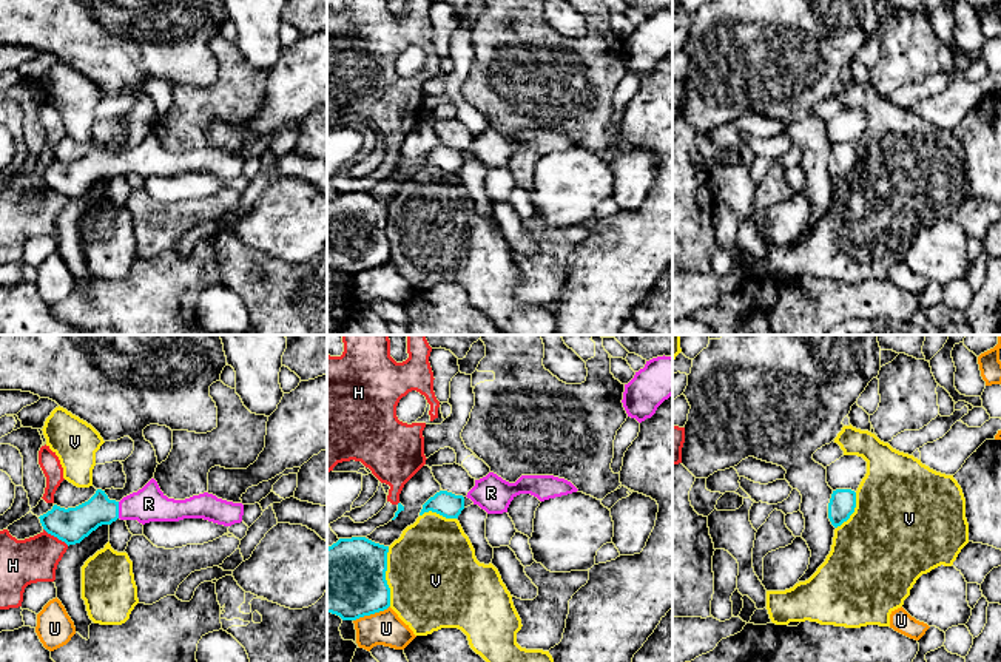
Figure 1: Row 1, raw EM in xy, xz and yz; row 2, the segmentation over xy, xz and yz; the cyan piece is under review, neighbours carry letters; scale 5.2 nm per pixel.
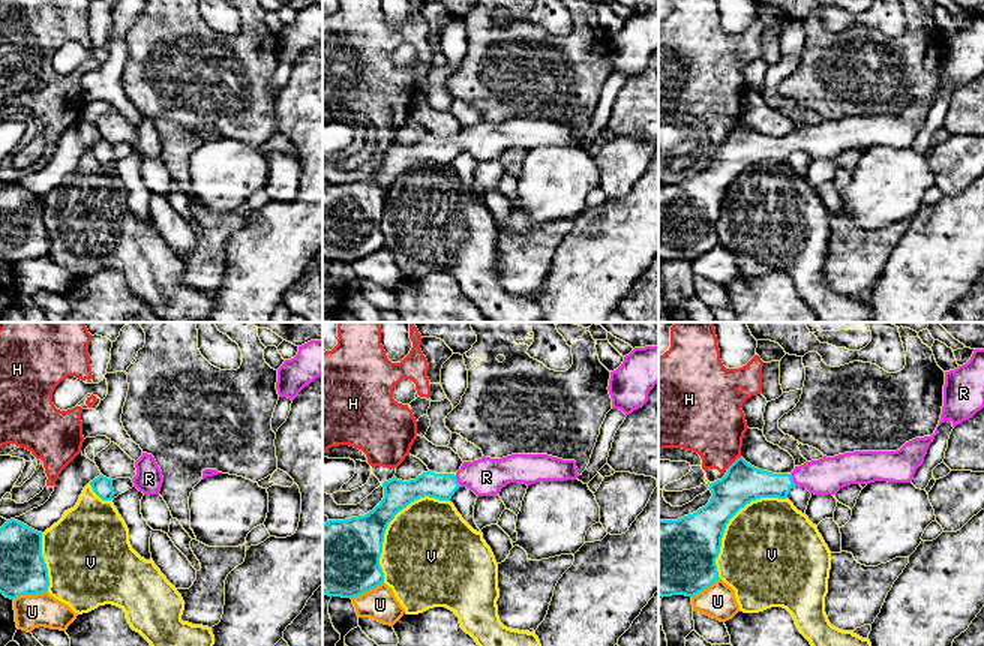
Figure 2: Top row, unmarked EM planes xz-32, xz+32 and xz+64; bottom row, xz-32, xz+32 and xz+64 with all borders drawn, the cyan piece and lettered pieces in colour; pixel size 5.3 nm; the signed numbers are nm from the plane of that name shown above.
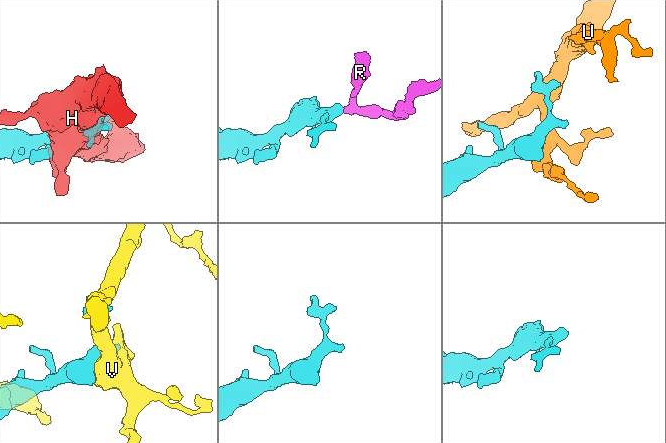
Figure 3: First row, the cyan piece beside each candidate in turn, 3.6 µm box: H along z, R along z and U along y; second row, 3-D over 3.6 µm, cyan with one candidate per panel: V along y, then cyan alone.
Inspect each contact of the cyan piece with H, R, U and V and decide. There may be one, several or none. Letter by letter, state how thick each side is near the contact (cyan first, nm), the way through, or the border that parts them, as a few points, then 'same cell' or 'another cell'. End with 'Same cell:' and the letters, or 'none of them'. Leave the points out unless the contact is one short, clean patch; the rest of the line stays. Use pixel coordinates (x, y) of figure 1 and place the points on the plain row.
H: calibres 180 and 240 nm; another cell
R: calibres 180 and 180 nm; way xy (73, 179), (96, 165), (117, 164), (148, 158); same cell
U: calibres 380 and 180 nm; another cell
V: calibres 380 and 480 nm; another cell
Same cell: R

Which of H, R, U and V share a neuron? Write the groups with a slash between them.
H / R / U / V

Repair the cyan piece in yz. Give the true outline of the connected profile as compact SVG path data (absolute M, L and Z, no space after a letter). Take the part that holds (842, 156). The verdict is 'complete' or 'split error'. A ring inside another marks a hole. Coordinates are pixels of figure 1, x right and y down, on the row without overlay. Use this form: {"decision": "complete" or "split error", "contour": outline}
{"decision": "complete", "contour": "M836 144L828 157L828 173L834 182L850 173L856 162L856 147L851 144Z"}

